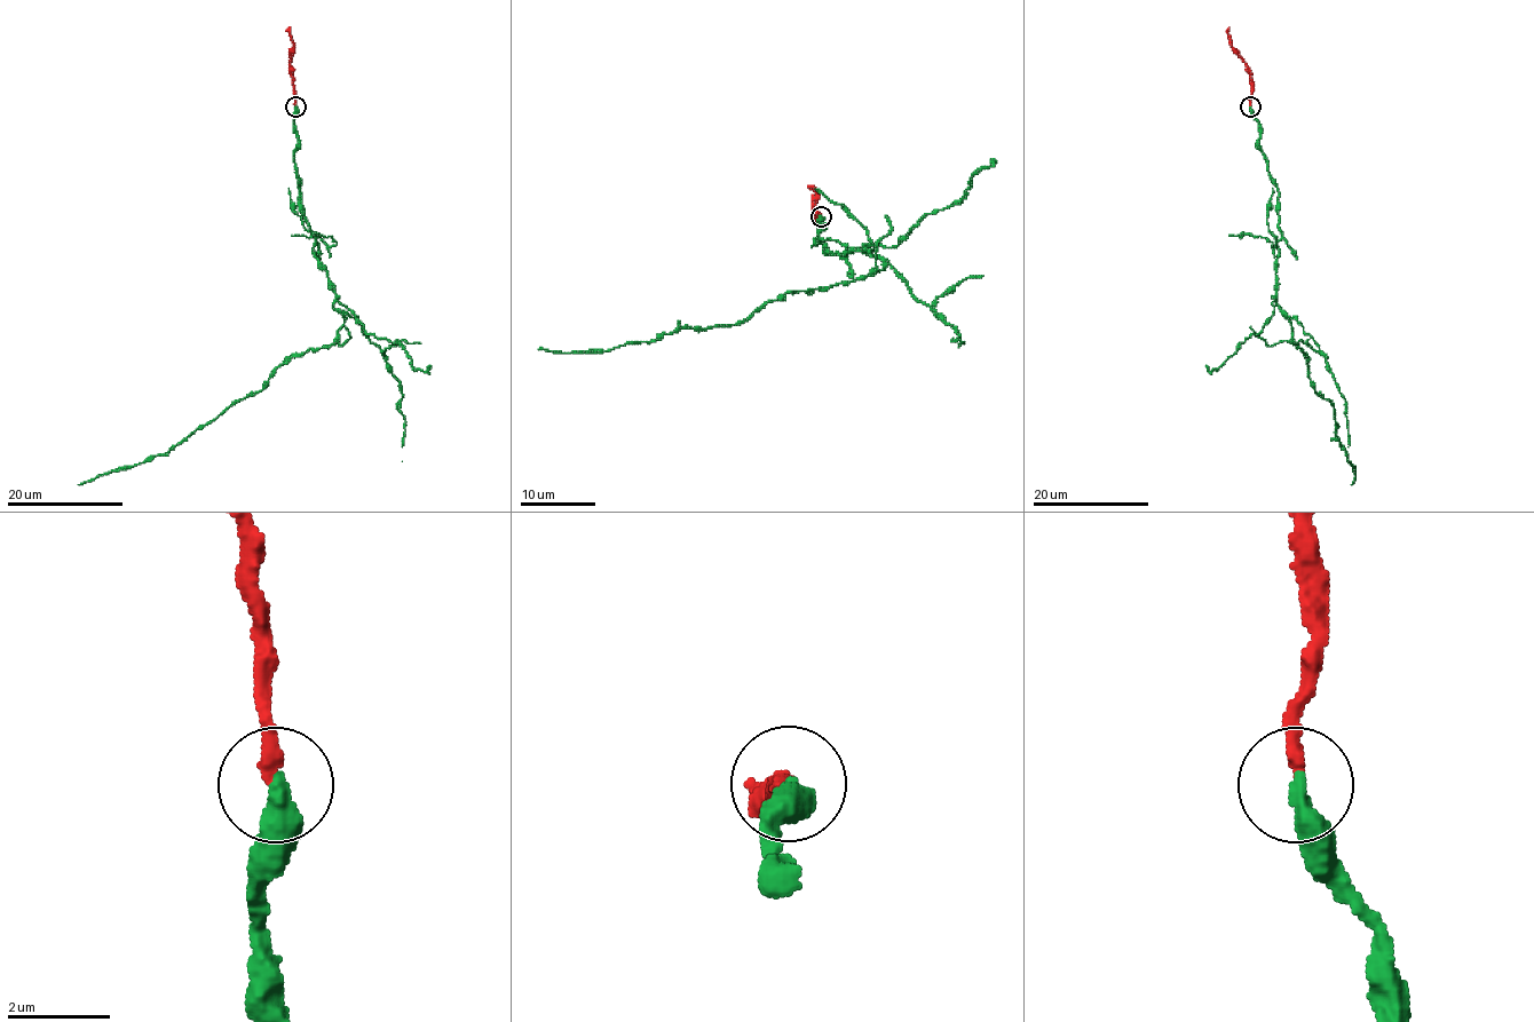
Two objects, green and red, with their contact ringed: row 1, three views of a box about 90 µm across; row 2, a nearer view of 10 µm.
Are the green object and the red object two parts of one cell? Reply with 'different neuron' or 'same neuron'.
same neuron

